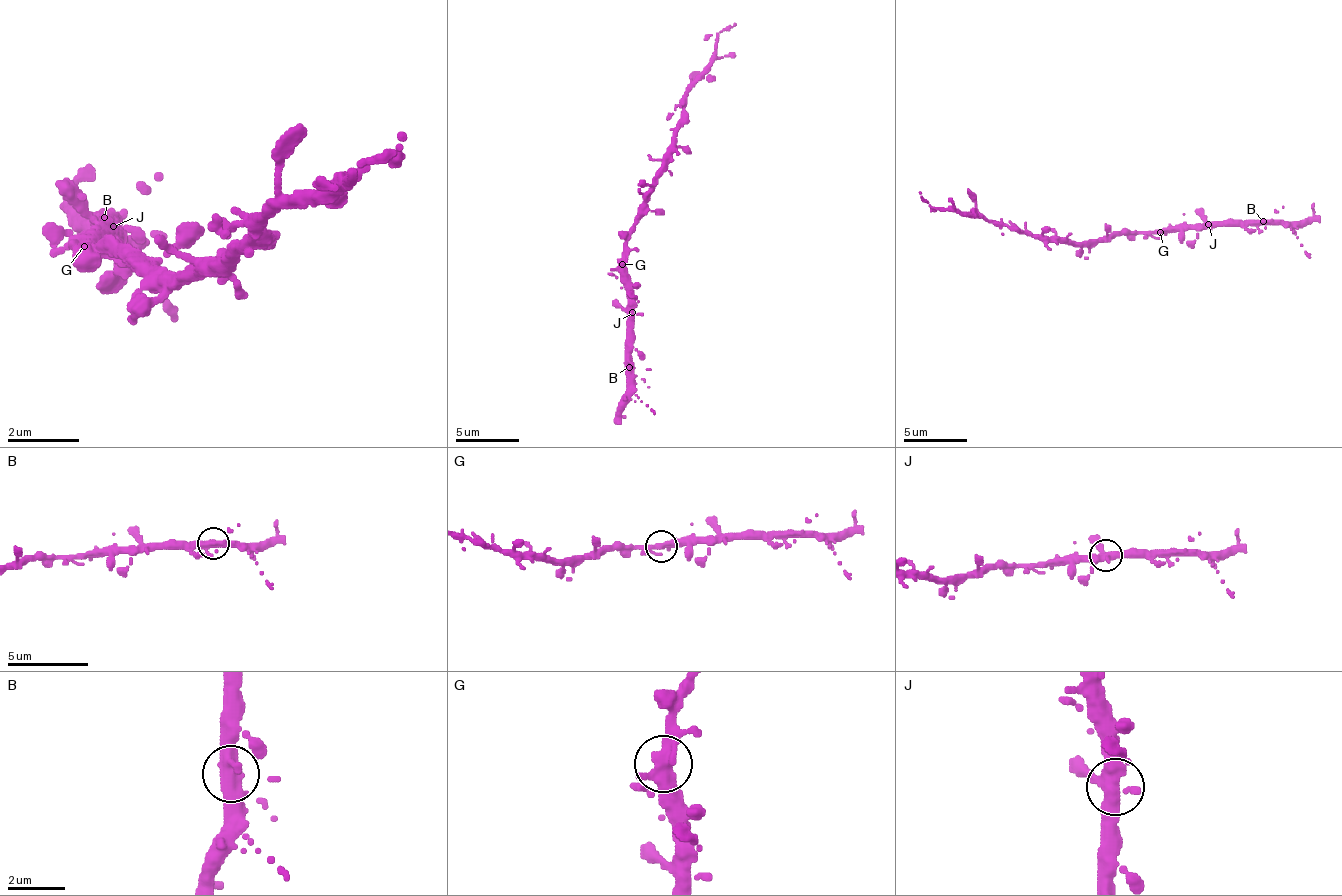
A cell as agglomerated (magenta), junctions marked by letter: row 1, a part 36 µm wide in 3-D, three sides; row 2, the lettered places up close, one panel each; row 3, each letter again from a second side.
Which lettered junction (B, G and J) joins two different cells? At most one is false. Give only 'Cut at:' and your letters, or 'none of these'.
Cut at: none of these

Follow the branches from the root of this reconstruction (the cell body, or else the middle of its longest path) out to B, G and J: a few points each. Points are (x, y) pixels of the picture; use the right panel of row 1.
B: (1106, 237), (1135, 234), (1138, 231), (1183, 231), (1186, 228), (1215, 228), (1218, 224), (1260, 224), (1263, 221)
G: (1106, 237), (1157, 234), (1160, 231)
J: (1106, 237), (1135, 234), (1138, 231), (1183, 231), (1208, 224)

